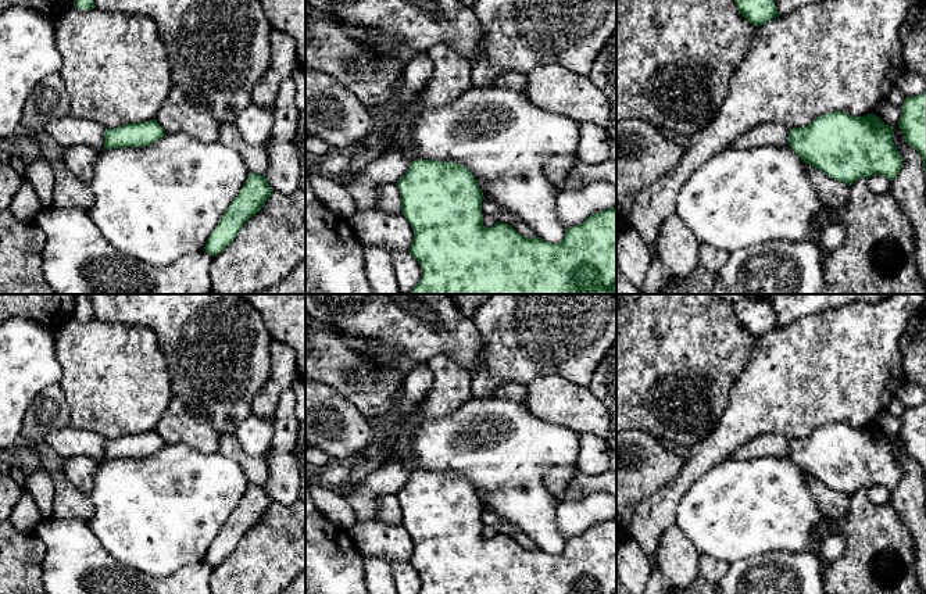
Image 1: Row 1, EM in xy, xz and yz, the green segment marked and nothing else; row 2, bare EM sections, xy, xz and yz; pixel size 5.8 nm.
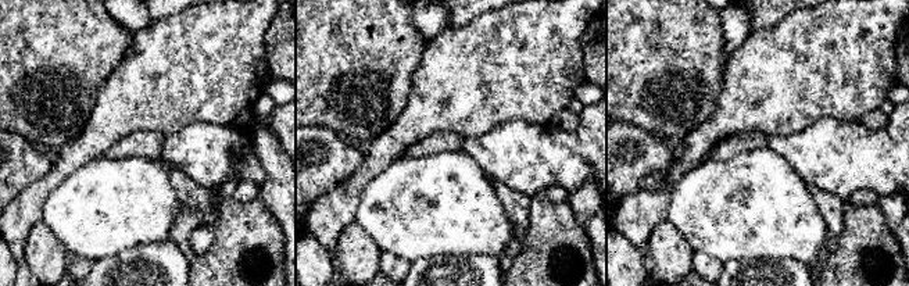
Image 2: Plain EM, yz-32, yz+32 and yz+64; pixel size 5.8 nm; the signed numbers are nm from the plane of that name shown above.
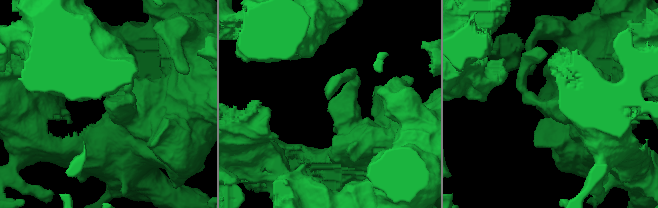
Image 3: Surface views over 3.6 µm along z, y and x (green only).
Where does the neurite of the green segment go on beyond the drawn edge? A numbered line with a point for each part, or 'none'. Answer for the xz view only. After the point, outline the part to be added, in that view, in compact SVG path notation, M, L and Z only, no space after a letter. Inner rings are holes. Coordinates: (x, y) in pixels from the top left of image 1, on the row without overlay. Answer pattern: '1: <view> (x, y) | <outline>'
none

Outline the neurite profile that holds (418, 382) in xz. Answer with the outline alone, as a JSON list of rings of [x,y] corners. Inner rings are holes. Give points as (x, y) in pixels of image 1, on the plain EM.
[[[419,362],[408,371],[403,380],[404,396],[400,404],[387,415],[369,419],[376,432],[394,437],[401,422],[414,411],[414,407],[428,398],[433,389],[435,376],[426,362]]]

